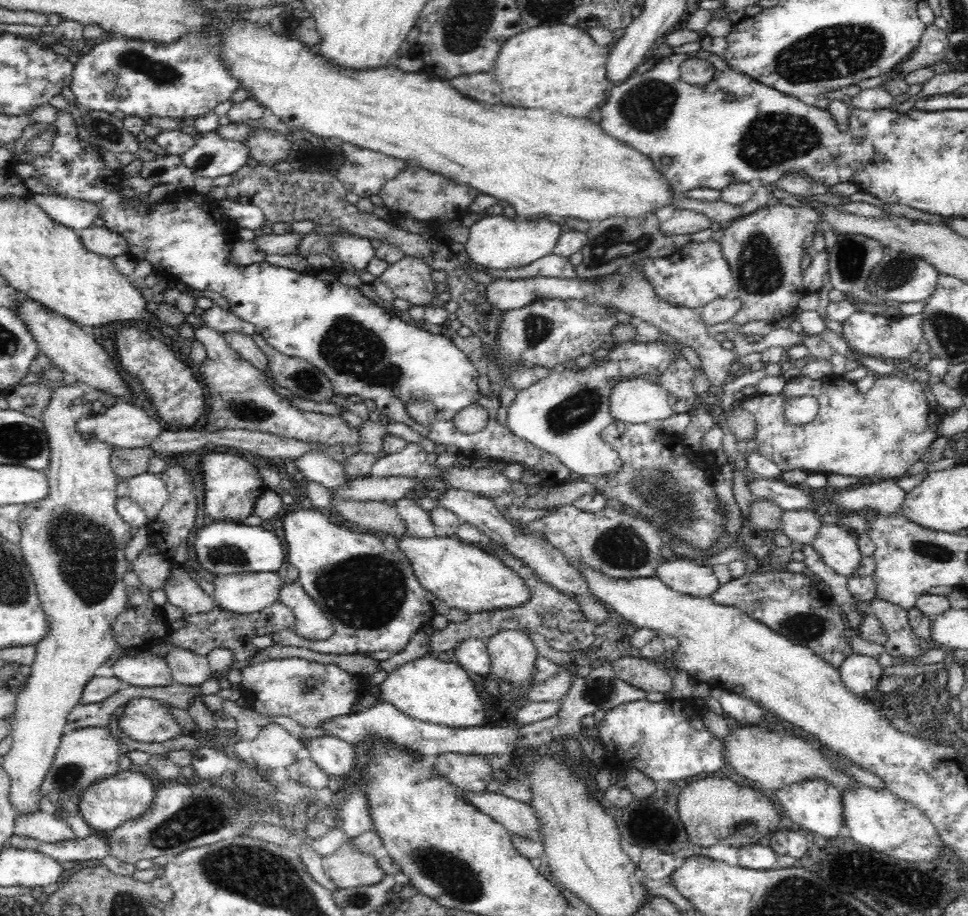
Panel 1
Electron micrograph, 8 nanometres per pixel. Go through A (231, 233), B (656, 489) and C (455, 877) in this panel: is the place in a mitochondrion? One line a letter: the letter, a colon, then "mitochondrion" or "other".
A: other
B: mitochondrion
C: mitochondrion

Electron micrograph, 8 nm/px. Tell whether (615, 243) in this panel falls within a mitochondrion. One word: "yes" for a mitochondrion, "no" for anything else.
yes

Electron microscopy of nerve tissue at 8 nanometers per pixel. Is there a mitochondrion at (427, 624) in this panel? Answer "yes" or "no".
no

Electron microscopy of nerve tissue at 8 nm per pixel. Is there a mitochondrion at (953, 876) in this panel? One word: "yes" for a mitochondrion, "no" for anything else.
no

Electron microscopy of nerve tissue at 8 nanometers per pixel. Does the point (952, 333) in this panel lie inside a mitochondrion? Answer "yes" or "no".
yes

